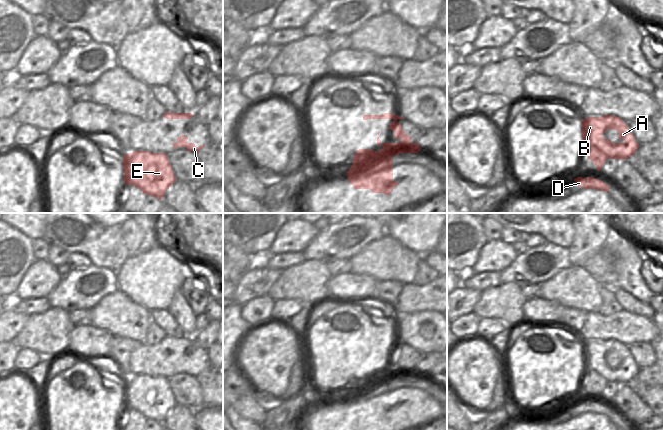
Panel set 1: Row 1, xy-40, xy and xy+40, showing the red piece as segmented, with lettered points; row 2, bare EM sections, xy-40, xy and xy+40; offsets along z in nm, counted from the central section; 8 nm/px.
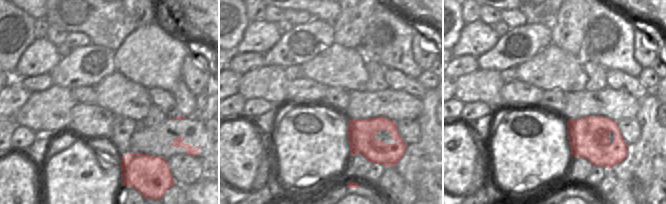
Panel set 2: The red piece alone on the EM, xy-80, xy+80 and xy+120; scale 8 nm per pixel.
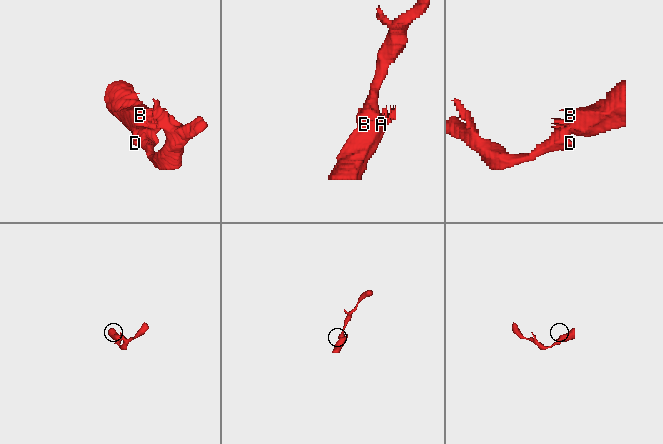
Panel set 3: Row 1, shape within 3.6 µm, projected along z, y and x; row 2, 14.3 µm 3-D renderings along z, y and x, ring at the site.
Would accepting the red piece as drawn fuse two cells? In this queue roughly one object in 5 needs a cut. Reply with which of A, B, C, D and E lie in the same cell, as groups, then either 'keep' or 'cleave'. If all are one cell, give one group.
A B C D E | keep

